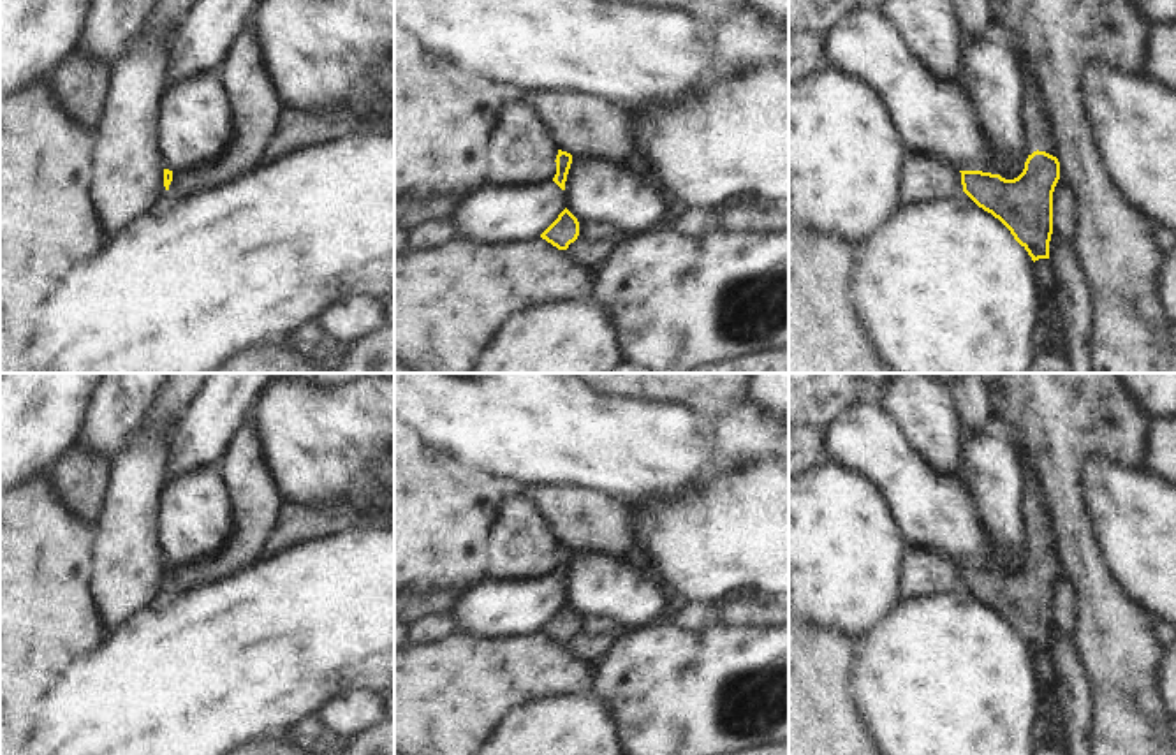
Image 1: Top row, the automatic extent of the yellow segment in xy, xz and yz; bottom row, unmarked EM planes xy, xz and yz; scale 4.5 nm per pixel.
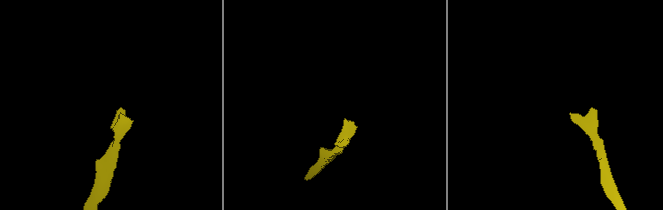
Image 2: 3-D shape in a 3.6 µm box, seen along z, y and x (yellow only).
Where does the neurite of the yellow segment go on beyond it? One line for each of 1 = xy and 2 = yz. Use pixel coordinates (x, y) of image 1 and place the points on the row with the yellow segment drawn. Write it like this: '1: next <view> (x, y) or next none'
1: next none
2: next yz (1039, 129)

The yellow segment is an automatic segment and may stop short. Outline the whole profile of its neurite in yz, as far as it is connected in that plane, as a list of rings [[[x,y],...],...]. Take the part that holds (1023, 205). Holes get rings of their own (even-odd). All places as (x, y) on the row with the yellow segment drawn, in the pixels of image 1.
[[[1014,51],[1021,74],[1021,121],[1028,158],[1014,180],[982,171],[959,171],[963,192],[998,218],[1032,260],[1049,259],[1053,234],[1053,192],[1060,180],[1055,128],[1037,76]]]

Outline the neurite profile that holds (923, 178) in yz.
[[[907,151],[898,188],[900,206],[945,201],[963,192],[961,172],[952,164]]]

